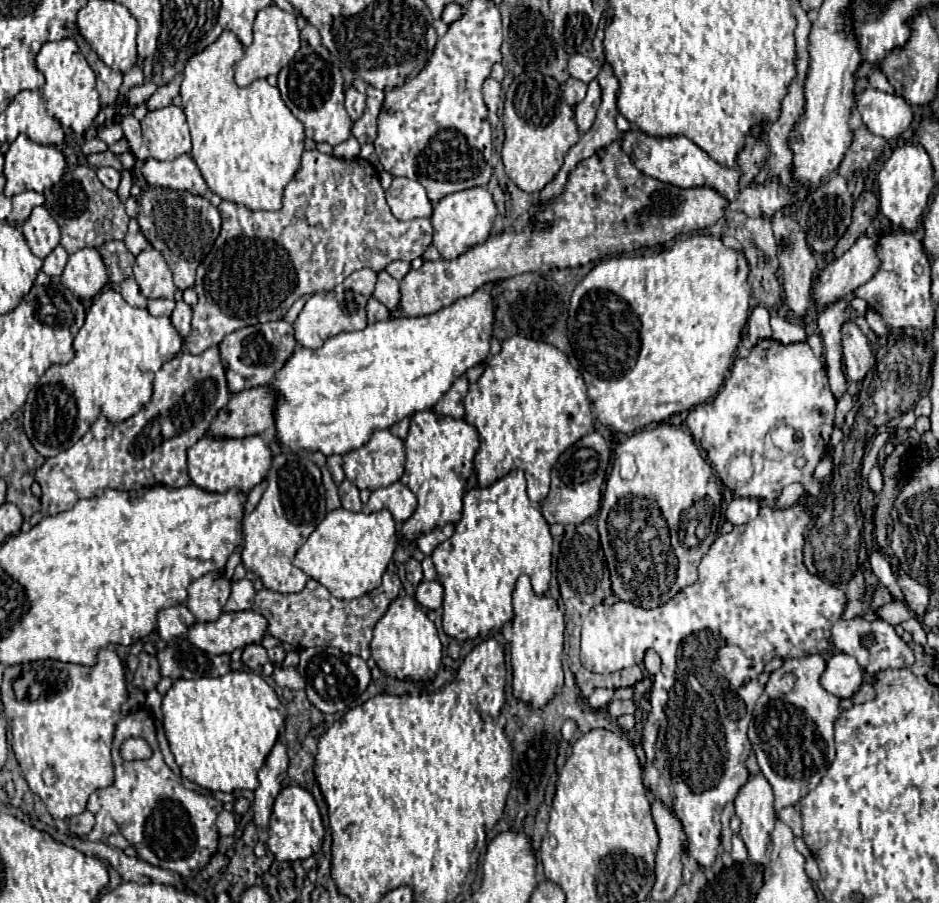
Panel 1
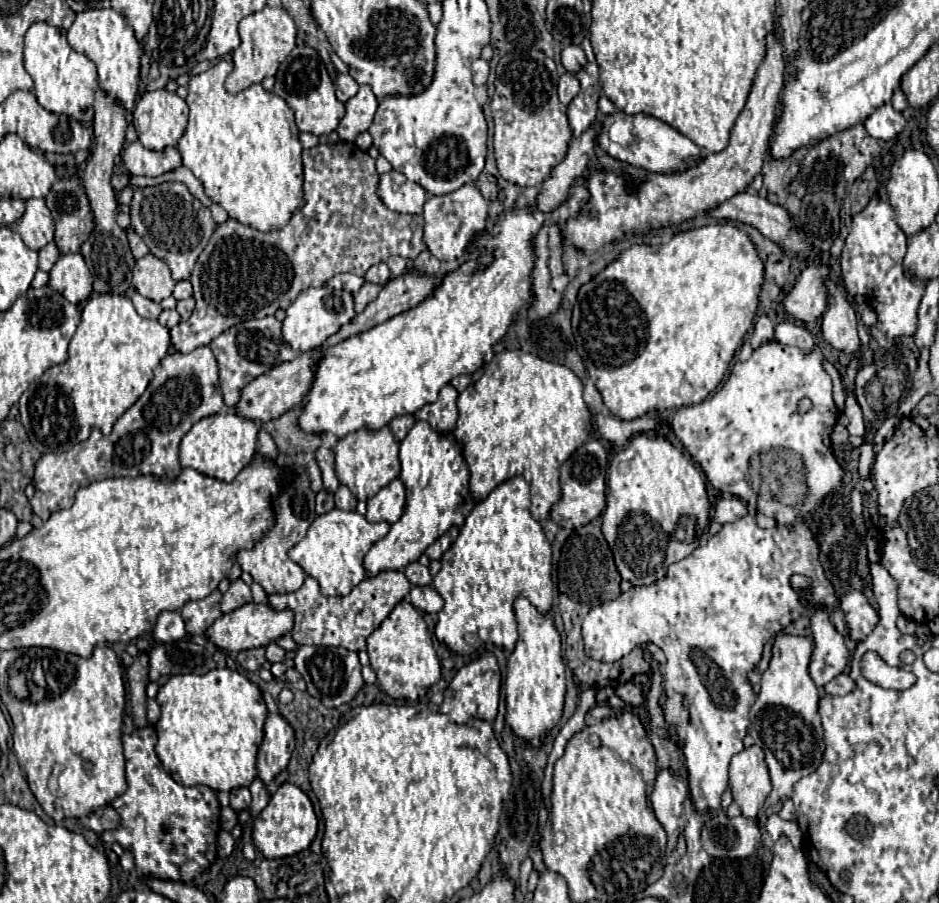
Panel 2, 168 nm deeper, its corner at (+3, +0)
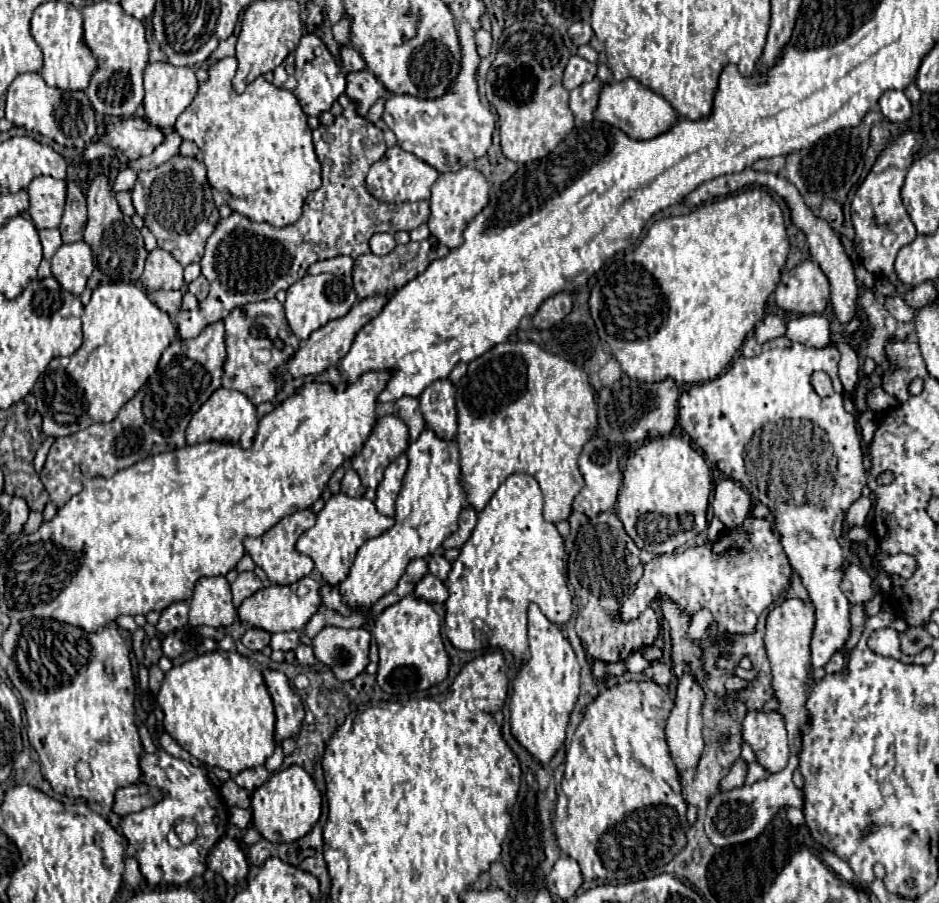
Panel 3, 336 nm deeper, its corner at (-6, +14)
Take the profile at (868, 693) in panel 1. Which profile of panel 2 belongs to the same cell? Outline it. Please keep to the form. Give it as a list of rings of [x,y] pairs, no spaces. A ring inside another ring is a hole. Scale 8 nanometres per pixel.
[[[841,673],[831,683],[825,685],[825,691],[829,695],[849,695],[853,689],[855,689],[855,681],[847,673]]]

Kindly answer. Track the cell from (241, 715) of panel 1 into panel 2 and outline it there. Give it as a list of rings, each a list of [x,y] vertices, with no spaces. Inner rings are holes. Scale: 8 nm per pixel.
[[[213,669],[205,675],[175,675],[157,693],[161,717],[157,723],[157,755],[163,769],[185,787],[207,785],[215,791],[231,791],[235,787],[249,787],[257,777],[255,759],[263,741],[263,723],[267,719],[267,705],[261,689],[245,675],[231,669]]]

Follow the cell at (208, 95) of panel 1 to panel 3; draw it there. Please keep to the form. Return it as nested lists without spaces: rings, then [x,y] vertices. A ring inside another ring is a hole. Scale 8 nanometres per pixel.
[[[226,57],[208,69],[210,79],[200,85],[192,105],[176,119],[174,129],[182,139],[194,141],[202,151],[202,161],[208,169],[208,181],[218,189],[226,205],[248,217],[250,221],[266,221],[274,227],[286,227],[302,217],[302,205],[310,191],[322,185],[320,161],[312,145],[312,131],[306,123],[306,115],[300,109],[296,97],[268,83],[264,77],[254,79],[242,95],[232,89],[232,77],[236,71],[236,59]]]

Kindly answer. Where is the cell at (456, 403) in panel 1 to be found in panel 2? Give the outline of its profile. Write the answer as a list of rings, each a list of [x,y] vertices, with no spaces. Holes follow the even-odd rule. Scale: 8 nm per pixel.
[[[445,385],[439,391],[439,399],[433,405],[423,407],[419,413],[415,413],[417,419],[427,419],[431,427],[435,427],[441,433],[451,433],[457,423],[457,389],[453,385]]]

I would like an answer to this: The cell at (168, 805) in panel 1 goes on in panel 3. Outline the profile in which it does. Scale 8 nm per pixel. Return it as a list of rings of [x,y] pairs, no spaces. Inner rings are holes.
[[[158,749],[154,755],[144,753],[140,759],[140,767],[144,781],[164,791],[162,801],[142,809],[140,813],[126,815],[122,819],[122,834],[130,843],[136,845],[136,859],[140,863],[140,873],[152,887],[184,885],[194,877],[202,877],[206,871],[206,857],[210,849],[214,847],[216,841],[220,841],[226,835],[228,827],[228,809],[216,795],[216,791],[212,793],[208,773],[202,767],[194,767],[190,761],[168,755],[164,749]],[[176,819],[190,819],[198,825],[200,837],[196,837],[190,845],[182,849],[174,849],[166,841],[166,833]]]

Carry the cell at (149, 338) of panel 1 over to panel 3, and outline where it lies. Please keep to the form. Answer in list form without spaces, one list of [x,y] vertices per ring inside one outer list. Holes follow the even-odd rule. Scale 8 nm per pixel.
[[[108,283],[100,285],[92,291],[90,303],[84,307],[82,313],[82,333],[84,341],[80,349],[70,357],[56,357],[50,361],[48,369],[38,377],[32,393],[38,401],[38,413],[42,415],[44,423],[42,429],[46,435],[66,437],[86,429],[96,421],[112,421],[120,407],[130,401],[140,387],[148,381],[148,377],[156,371],[162,351],[170,345],[176,337],[176,325],[172,323],[170,315],[158,309],[134,283]]]

